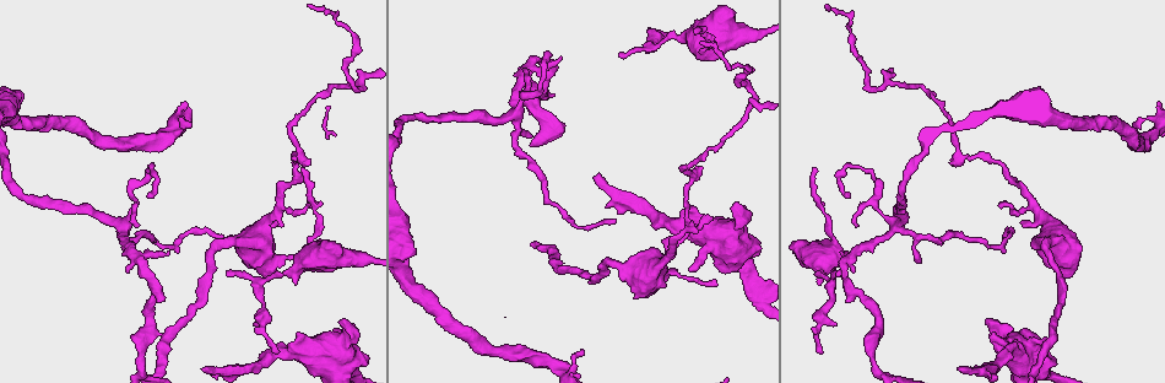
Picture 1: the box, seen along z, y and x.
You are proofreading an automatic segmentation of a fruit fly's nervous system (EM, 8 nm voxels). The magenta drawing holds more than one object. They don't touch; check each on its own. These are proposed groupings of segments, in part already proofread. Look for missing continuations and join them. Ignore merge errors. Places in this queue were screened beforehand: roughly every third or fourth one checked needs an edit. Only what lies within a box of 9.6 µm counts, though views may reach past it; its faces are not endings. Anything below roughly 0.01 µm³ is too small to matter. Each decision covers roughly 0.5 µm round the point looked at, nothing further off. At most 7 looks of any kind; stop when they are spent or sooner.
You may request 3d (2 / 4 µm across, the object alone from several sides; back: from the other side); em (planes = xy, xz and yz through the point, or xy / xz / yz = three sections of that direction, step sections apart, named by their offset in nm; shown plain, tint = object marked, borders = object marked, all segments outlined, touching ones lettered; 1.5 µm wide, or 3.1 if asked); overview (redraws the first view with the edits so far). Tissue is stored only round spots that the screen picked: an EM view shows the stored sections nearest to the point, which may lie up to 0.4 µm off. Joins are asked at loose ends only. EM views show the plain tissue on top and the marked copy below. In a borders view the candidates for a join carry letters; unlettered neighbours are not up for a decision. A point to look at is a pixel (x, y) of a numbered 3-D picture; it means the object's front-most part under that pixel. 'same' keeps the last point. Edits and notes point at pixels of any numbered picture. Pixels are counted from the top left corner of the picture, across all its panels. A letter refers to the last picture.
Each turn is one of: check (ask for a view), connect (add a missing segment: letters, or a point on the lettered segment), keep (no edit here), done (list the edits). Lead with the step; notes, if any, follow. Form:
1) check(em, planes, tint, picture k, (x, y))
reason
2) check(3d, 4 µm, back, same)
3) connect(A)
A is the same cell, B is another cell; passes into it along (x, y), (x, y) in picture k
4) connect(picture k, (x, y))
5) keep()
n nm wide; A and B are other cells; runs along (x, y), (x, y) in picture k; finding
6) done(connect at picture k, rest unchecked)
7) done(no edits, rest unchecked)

check(3d, 2 µm, picture 1, (821, 353))
thin end

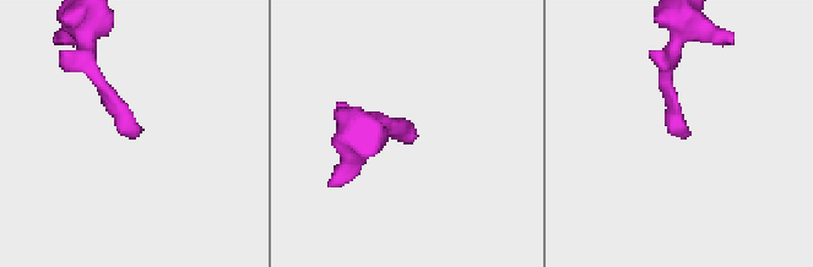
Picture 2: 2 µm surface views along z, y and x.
check(em, planes, tint, picture 2, (131, 134))

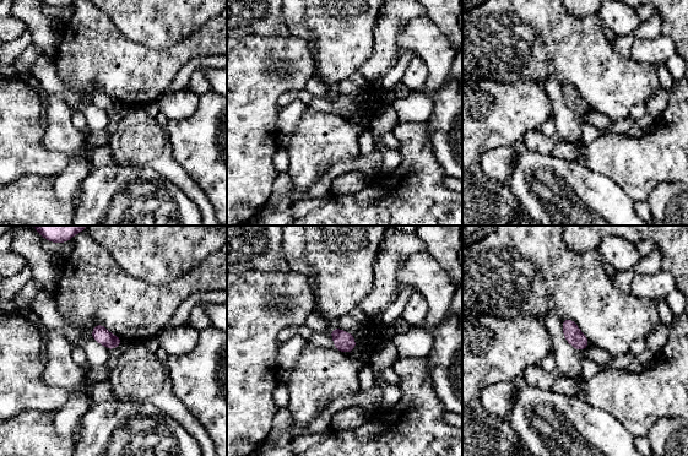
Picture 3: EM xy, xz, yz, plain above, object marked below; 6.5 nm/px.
check(em, planes, borders, same)

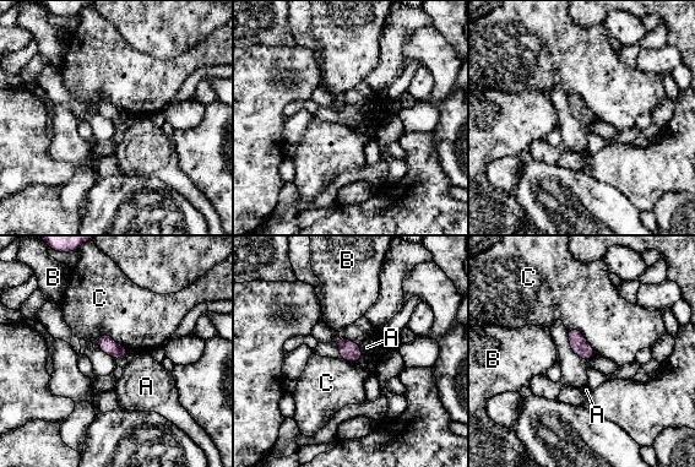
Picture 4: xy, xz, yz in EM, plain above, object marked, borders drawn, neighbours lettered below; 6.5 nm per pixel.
keep()
A, B and C are other cells; border along (96, 342), (108, 334), (129, 349) in picture 4; no lettered segment goes on from it

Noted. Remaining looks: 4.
check(em, yz, step 4, borders, picture 1, (689, 270))
an open end

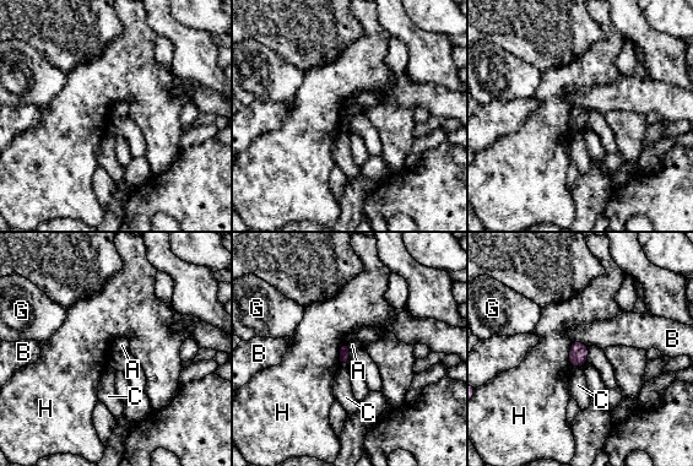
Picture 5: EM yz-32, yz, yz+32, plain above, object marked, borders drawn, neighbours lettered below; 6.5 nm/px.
check(em, planes, borders, same)
cut it another way

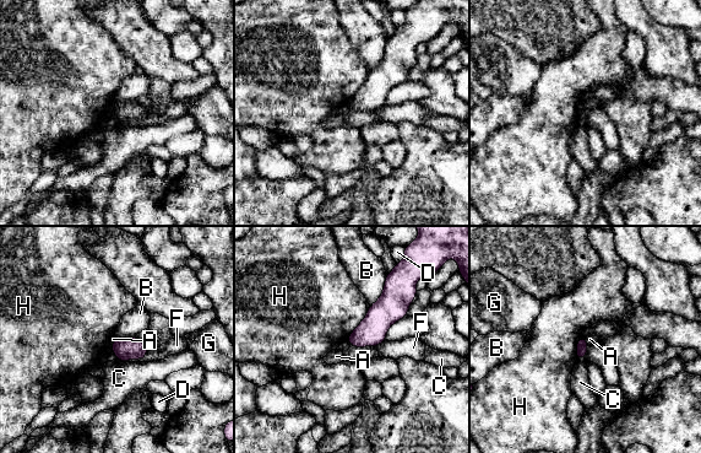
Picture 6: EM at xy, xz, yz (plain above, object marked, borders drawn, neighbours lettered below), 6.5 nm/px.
keep()
A, B, C, D, F, G and H are other cells; border along (585, 338), (588, 345) in picture 6; no lettered segment goes on from it

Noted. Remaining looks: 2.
done(no edits, rest unchecked)

